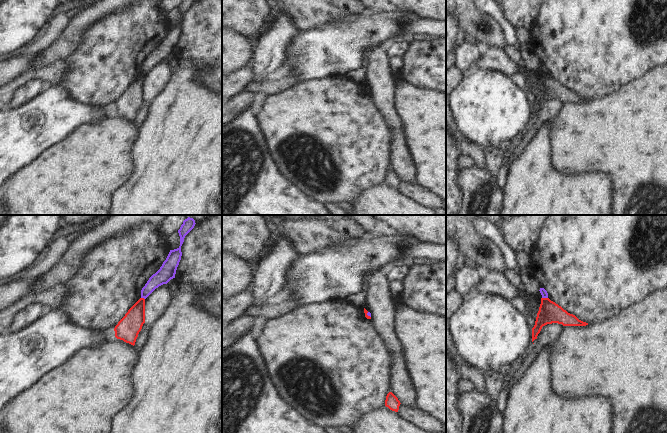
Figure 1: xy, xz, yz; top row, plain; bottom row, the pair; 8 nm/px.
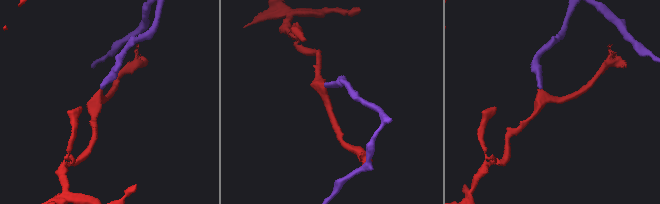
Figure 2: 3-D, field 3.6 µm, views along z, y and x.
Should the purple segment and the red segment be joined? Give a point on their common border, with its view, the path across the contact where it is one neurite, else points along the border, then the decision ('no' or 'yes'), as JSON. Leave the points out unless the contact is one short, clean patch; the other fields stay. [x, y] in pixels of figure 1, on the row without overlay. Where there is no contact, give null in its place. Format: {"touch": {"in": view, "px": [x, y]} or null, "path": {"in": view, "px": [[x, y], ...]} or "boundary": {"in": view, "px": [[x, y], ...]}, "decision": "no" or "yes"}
{"touch": {"in": "yz", "px": [545, 73]}, "boundary": {"in": "yz", "px": [[542, 73], [547, 74]]}, "decision": "no"}

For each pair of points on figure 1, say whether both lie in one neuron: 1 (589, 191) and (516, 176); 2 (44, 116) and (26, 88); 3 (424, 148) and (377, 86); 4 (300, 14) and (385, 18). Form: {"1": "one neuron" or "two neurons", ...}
{"1": "one neuron", "2": "two neurons", "3": "two neurons", "4": "two neurons"}

